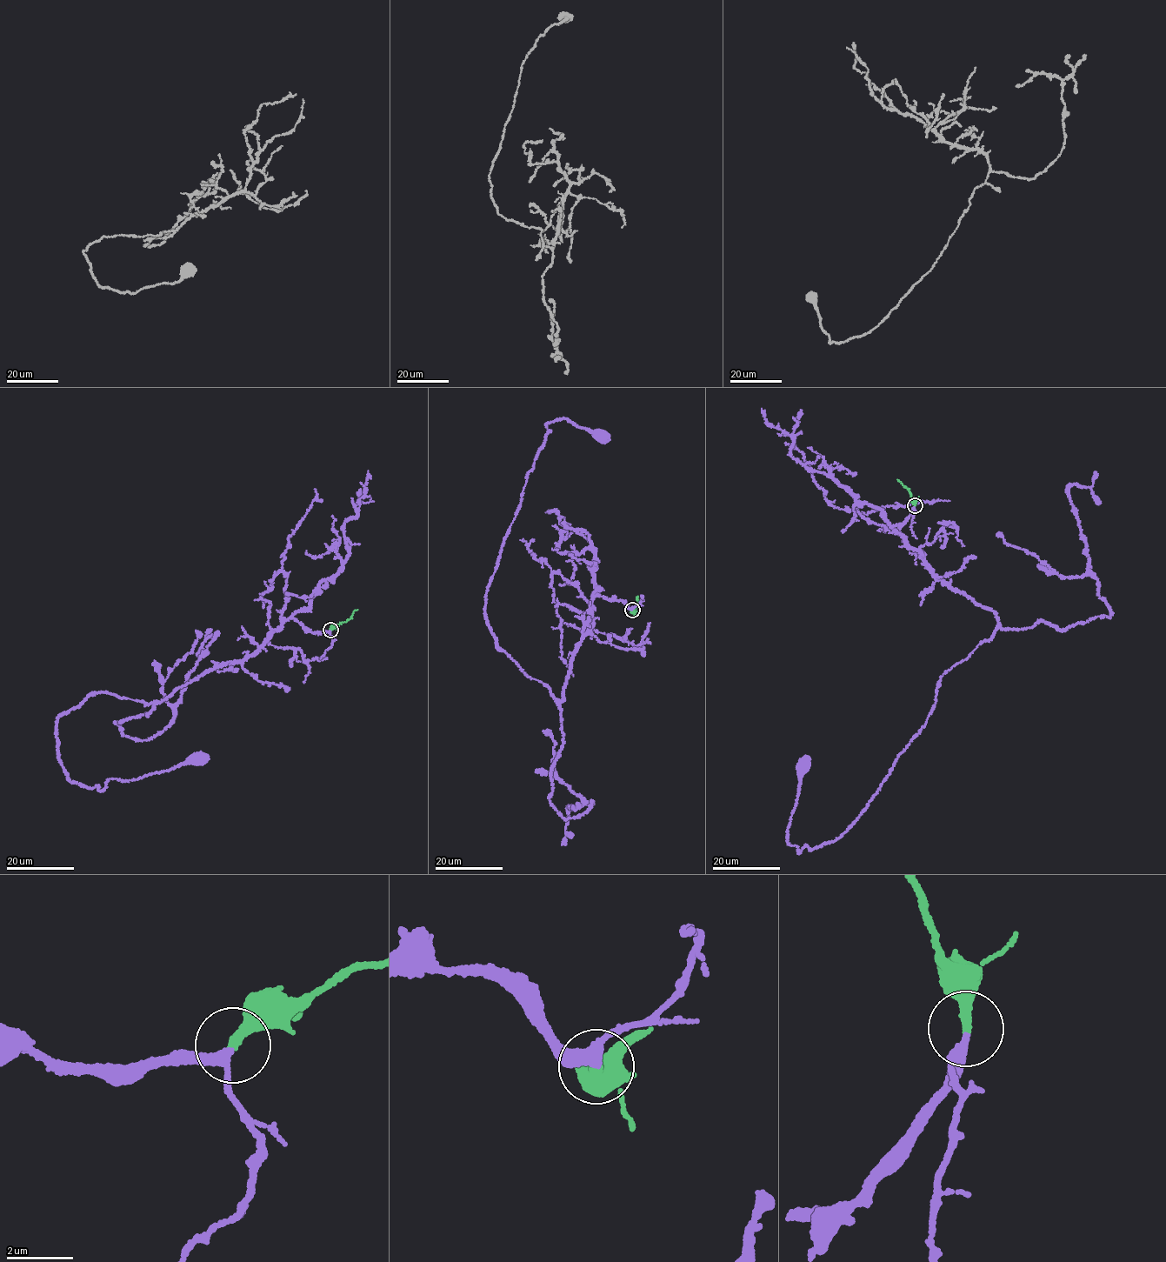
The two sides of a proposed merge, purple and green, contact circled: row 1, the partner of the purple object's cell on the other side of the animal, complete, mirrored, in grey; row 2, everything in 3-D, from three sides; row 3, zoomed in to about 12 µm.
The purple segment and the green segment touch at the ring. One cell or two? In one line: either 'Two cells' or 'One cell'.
One cell

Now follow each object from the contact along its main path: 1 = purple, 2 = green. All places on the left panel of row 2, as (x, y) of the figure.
1: (329, 630), (289, 619), (251, 655), (160, 701), (96, 691), (56, 723), (67, 777), (91, 788), (198, 757)
2: (329, 630), (347, 620), (358, 609)

